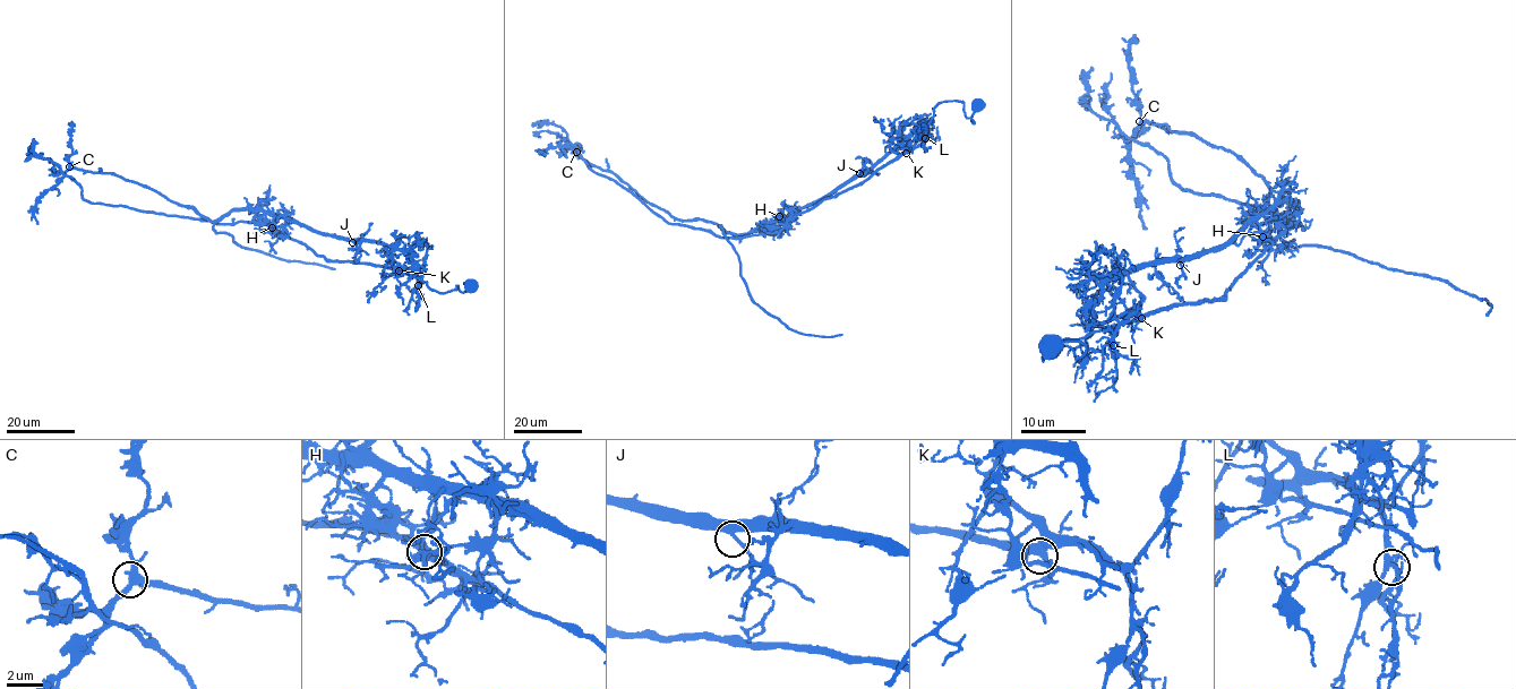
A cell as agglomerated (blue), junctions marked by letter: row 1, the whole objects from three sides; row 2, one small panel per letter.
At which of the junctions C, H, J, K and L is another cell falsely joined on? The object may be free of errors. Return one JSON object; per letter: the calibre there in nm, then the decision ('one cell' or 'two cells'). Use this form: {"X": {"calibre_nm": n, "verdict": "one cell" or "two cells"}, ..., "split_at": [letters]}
{"C": {"calibre_nm": 360, "verdict": "one cell"}, "H": {"calibre_nm": 170, "verdict": "two cells"}, "J": {"calibre_nm": 340, "verdict": "one cell"}, "K": {"calibre_nm": 380, "verdict": "one cell"}, "L": {"calibre_nm": 240, "verdict": "one cell"}, "split_at": ["H"]}

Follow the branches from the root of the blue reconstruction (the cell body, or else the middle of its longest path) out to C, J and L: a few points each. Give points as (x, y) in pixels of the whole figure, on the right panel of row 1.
C: (1048, 345), (1076, 359), (1042, 358), (1221, 299), (1283, 232), (1276, 207), (1294, 215), (1235, 154), (1139, 121)
J: (1048, 345), (1079, 341), (1079, 358), (1056, 345), (1042, 359), (1087, 333), (1110, 278), (1180, 265)
L: (1048, 345), (1079, 341), (1086, 351), (1076, 359), (1067, 345), (1042, 358), (1094, 323), (1128, 313), (1113, 345)

